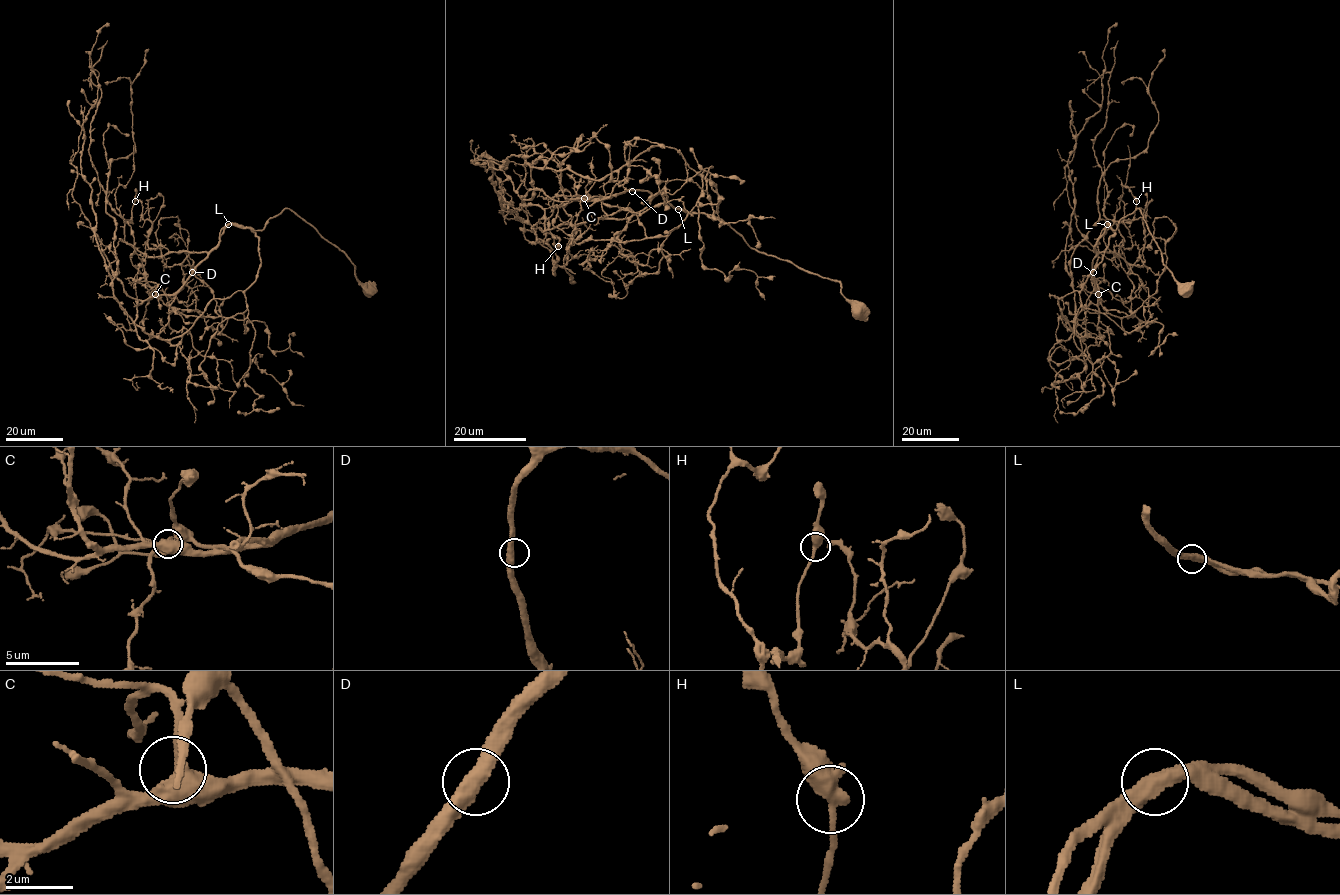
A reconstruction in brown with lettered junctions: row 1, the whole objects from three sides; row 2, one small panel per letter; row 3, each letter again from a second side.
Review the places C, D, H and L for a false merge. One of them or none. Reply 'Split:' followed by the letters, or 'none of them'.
Split: none of them

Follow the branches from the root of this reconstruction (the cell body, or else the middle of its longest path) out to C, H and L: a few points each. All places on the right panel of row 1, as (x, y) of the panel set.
C: (1184, 291), (1164, 264), (1137, 208), (1123, 217), (1115, 230), (1108, 223), (1095, 246), (1093, 280), (1098, 294)
H: (1184, 291), (1138, 208), (1115, 230), (1108, 223), (1095, 248), (1119, 256), (1115, 222), (1131, 220), (1136, 201)
L: (1184, 291), (1164, 264), (1161, 251), (1138, 208), (1123, 217), (1115, 230), (1107, 224)

